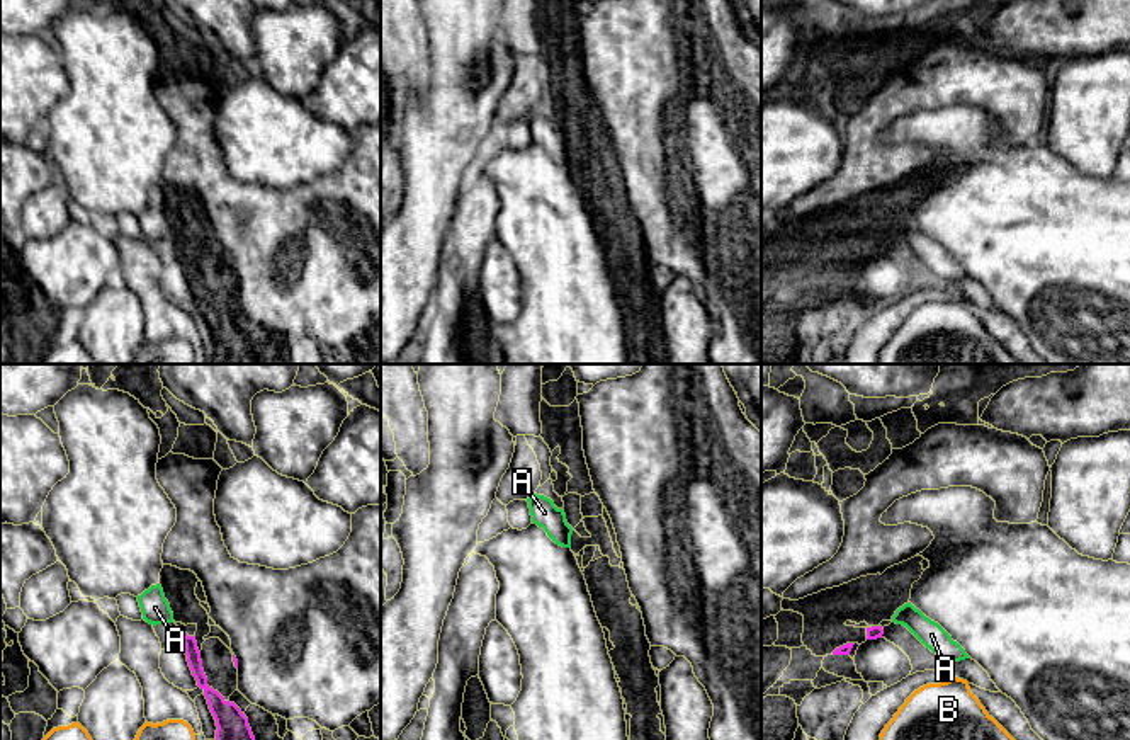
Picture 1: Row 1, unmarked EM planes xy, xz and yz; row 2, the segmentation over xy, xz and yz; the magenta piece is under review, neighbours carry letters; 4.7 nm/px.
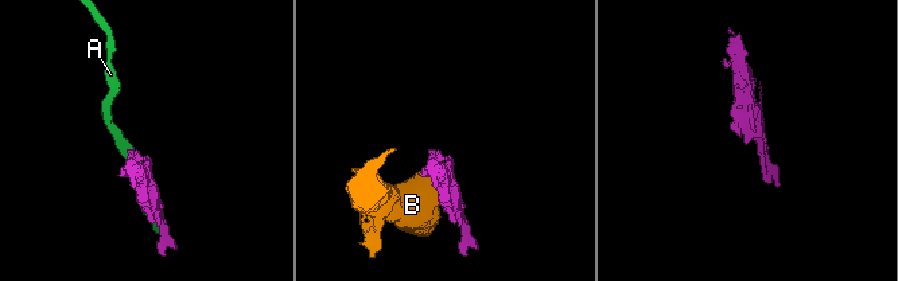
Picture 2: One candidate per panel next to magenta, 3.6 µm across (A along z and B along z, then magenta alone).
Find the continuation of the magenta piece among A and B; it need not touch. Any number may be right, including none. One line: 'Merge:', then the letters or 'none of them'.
Merge: none of them

